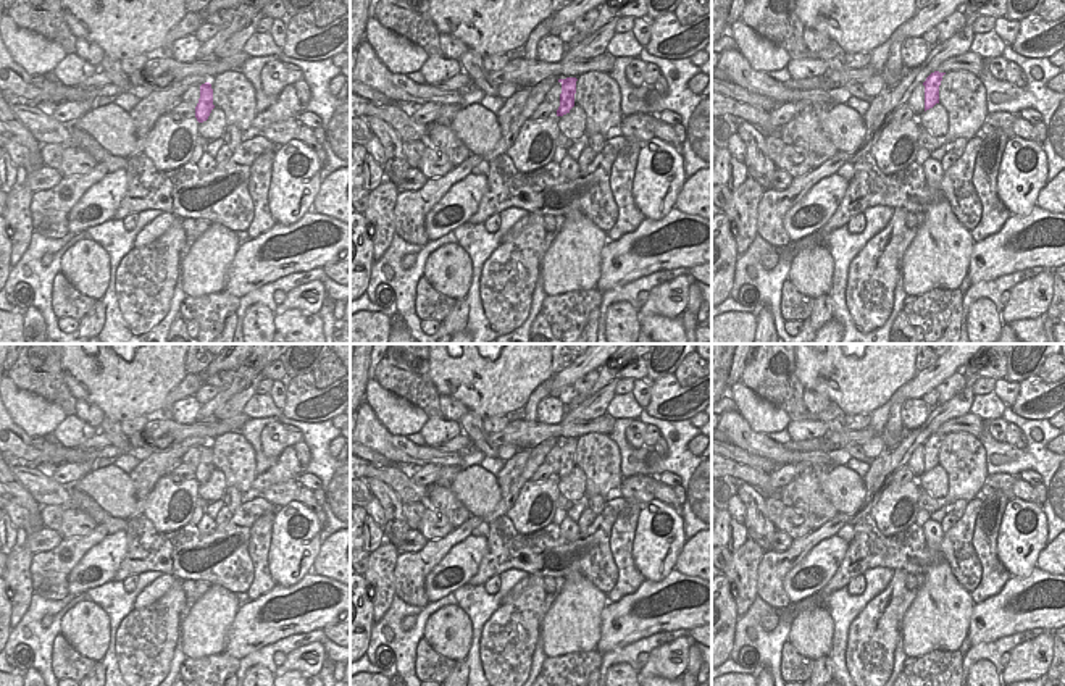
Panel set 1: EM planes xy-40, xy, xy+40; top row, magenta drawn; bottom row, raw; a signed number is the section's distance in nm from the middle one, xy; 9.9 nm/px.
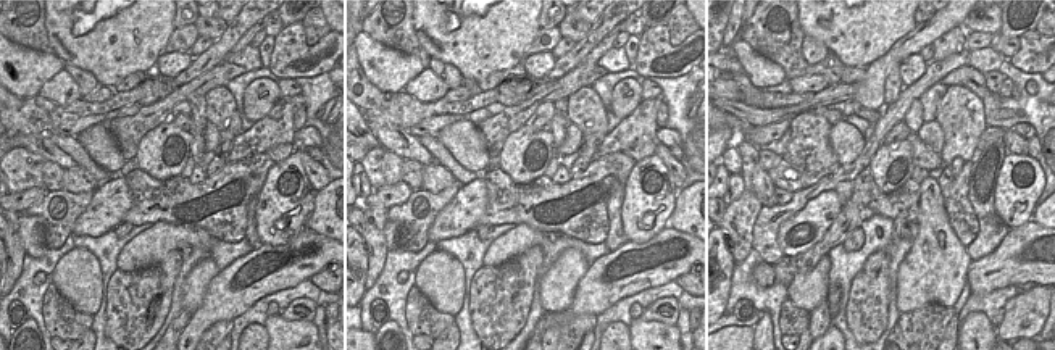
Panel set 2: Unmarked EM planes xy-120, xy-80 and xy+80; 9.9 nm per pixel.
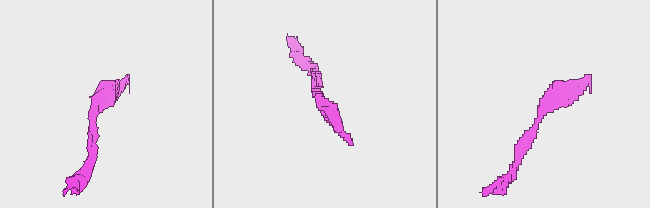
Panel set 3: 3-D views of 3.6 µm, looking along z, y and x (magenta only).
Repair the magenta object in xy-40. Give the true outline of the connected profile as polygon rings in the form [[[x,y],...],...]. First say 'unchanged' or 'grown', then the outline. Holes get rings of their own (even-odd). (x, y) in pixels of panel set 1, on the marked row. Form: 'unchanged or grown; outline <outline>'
unchanged; outline [[[205,82],[200,86],[200,98],[195,107],[195,118],[198,123],[203,123],[208,119],[211,110],[215,108],[213,105],[213,89],[210,82]]]

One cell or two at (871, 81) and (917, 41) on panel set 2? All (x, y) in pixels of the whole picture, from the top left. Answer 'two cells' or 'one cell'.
one cell

